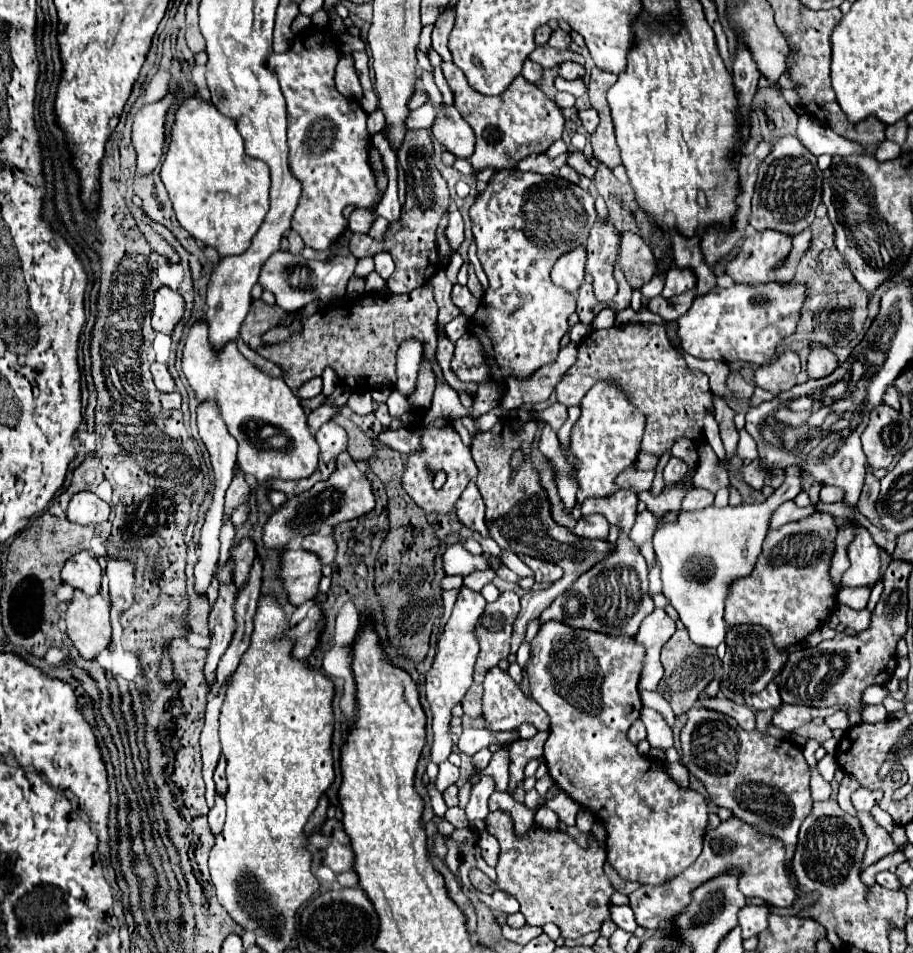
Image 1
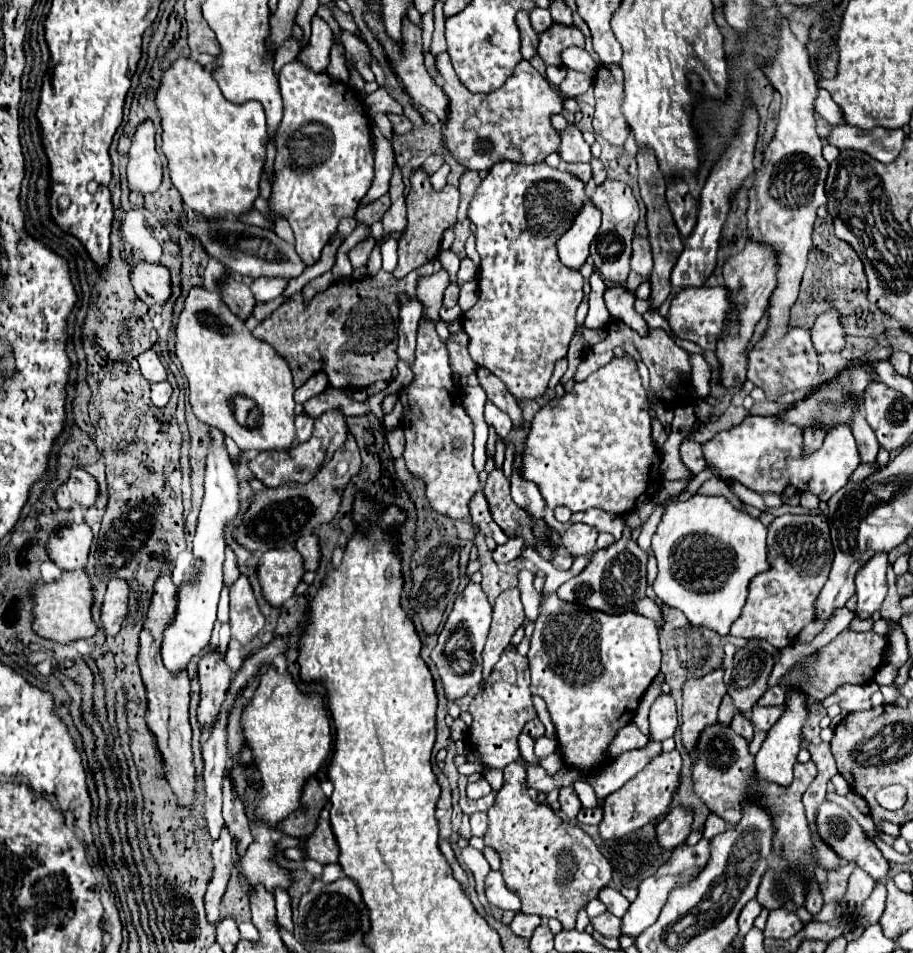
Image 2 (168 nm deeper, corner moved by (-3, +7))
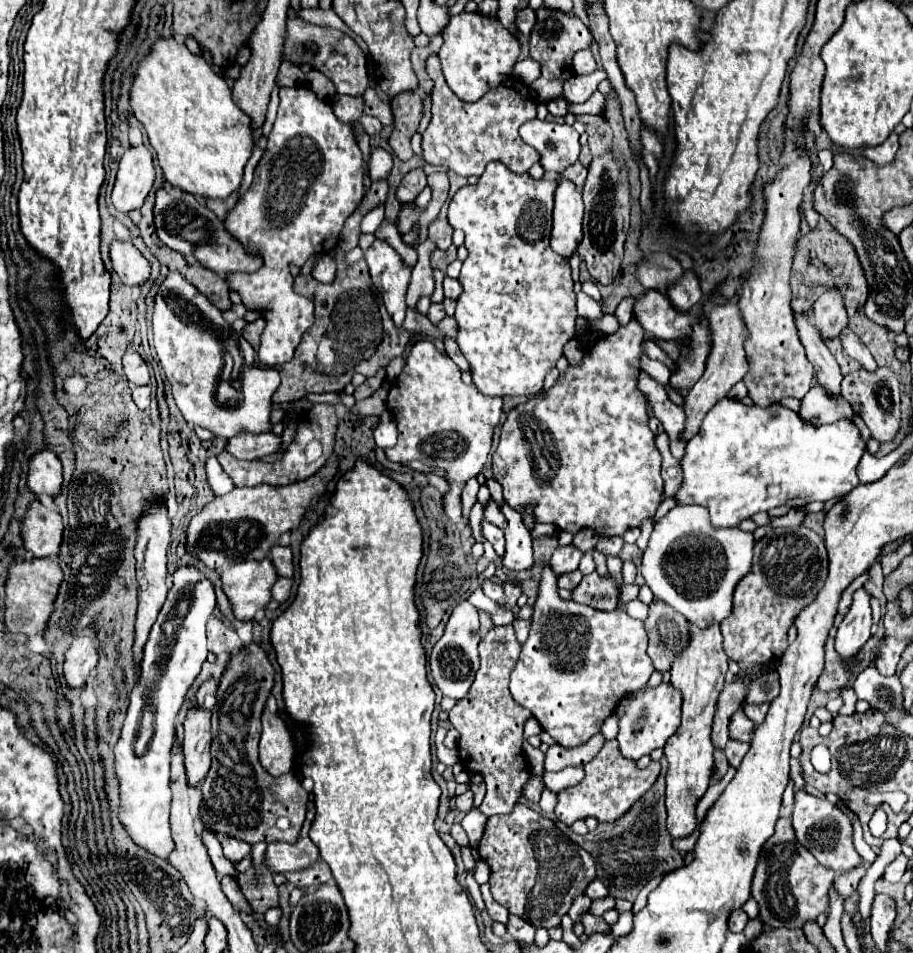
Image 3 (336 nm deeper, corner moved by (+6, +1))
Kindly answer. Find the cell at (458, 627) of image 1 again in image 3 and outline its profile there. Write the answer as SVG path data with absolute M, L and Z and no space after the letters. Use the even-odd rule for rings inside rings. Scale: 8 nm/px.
M460 602L450 614L450 620L444 628L442 638L434 644L434 648L430 652L430 670L432 670L430 674L444 696L462 700L468 694L468 690L474 682L478 664L480 664L478 662L478 644L480 644L478 610L470 602Z

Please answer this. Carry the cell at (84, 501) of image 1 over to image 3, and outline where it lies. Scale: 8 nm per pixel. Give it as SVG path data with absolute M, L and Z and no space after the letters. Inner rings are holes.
M42 450L32 456L28 472L28 488L36 496L48 494L56 498L62 494L62 464L54 452Z

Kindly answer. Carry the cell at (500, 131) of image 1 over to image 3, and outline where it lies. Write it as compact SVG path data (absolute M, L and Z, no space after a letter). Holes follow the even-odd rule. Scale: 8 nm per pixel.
M430 54L426 60L426 72L434 82L432 88L432 120L426 128L426 132L422 134L422 156L428 164L436 164L436 166L446 166L450 170L454 170L460 176L480 176L484 172L484 166L492 160L502 162L508 170L516 172L516 174L524 174L528 172L536 162L540 162L540 154L538 150L534 150L532 146L528 146L520 134L518 128L536 118L536 98L532 96L532 90L528 86L524 86L522 82L516 82L516 78L508 78L502 84L498 84L496 88L492 88L488 94L484 94L480 100L476 102L462 102L446 84L444 74L440 70L440 60L438 54Z

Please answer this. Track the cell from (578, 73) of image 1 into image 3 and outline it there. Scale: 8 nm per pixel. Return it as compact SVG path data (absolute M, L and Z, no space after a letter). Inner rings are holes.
M590 48L580 50L580 52L576 52L576 54L572 56L572 68L574 68L574 72L580 74L580 76L592 74L592 72L596 70L596 62L594 62L594 58L592 58Z

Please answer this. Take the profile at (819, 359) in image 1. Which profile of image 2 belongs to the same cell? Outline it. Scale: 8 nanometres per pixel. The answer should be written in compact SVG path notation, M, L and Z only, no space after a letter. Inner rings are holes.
M827 310L819 314L811 328L811 338L819 354L841 352L845 348L845 330L841 328L841 314L837 310Z

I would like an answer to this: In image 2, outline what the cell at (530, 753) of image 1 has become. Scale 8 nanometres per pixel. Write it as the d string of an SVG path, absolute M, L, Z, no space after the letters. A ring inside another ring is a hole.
M509 764L503 774L503 788L489 808L489 830L483 838L485 846L499 854L505 886L519 896L521 912L557 918L565 930L573 930L577 912L611 882L613 870L589 834L575 824L563 822L547 804L539 804L527 794L523 764ZM569 856L573 856L575 862L571 874L567 874L565 868Z

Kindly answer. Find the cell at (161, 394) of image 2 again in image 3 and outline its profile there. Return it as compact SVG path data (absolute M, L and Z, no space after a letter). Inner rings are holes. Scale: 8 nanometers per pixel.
M140 386L140 388L134 388L132 390L132 398L136 402L136 406L140 410L146 410L150 406L150 388L148 386Z

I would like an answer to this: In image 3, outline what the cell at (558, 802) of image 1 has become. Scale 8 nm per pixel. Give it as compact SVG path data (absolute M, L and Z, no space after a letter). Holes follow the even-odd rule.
M606 740L602 750L586 764L584 774L586 776L580 784L558 792L558 804L556 804L554 814L566 826L570 826L574 820L580 820L586 816L596 818L600 824L616 822L620 816L624 816L632 808L634 802L640 800L642 794L646 794L654 786L654 782L660 774L660 762L650 762L648 768L640 770L636 766L636 760L622 756L616 740Z

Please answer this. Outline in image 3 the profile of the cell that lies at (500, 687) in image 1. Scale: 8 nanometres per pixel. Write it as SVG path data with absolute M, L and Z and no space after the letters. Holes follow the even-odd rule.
M510 624L494 626L480 642L480 668L468 698L458 700L450 710L450 722L460 732L458 754L462 766L484 776L486 796L480 804L480 810L486 816L508 814L532 778L532 772L526 768L522 756L522 728L532 714L520 706L508 690L510 672L518 662L518 654L520 644L516 642L514 628Z

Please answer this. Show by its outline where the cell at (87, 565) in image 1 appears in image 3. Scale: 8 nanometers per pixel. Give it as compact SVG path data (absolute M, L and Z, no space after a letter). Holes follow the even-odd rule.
M34 502L22 522L22 538L26 550L36 558L60 558L64 542L64 522L56 508Z

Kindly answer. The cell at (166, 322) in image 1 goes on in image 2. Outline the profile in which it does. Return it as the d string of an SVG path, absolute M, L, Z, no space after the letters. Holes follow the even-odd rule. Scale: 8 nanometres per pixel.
M137 262L131 268L131 284L135 294L149 306L163 306L171 296L169 270L163 264Z

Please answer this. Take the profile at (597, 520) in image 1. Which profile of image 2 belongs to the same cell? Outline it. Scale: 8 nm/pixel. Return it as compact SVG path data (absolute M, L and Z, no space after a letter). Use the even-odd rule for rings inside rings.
M571 524L569 530L561 538L561 544L573 558L577 558L577 556L585 556L585 554L595 552L597 536L599 536L599 532L593 526Z

